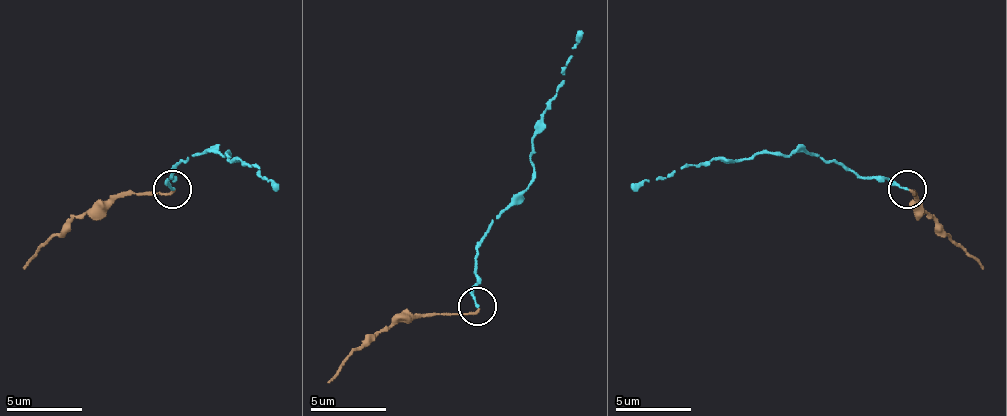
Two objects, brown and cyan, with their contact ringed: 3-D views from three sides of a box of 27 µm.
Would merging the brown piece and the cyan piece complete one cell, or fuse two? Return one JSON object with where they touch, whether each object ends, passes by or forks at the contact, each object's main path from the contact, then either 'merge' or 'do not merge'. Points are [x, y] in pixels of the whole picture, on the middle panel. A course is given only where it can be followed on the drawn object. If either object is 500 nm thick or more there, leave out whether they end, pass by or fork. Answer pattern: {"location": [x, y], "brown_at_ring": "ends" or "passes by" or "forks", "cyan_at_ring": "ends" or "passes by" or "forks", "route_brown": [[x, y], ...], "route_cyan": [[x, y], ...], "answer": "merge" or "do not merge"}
{"location": [477, 306], "brown_at_ring": "ends", "cyan_at_ring": "ends", "route_brown": [[478, 309], [402, 317], [360, 347], [330, 381]], "route_cyan": [[478, 305], [478, 241], [531, 180], [531, 138], [546, 104], [558, 93], [573, 43], [584, 32]], "answer": "merge"}

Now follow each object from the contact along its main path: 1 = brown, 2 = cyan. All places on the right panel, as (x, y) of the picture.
1: (910, 190), (982, 270)
2: (906, 190), (807, 152), (780, 152), (739, 160), (704, 160), (644, 179), (632, 190)

